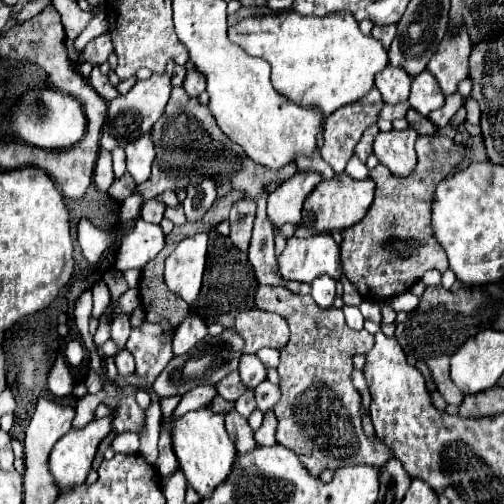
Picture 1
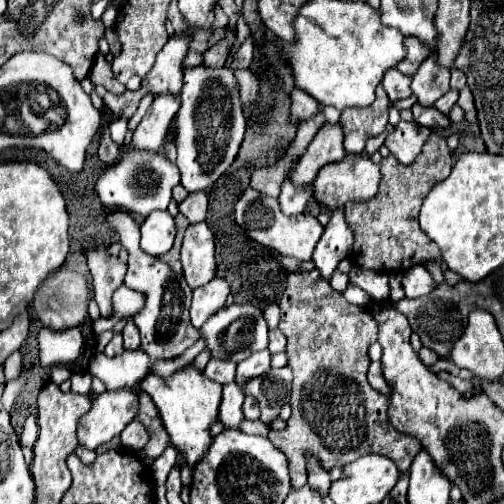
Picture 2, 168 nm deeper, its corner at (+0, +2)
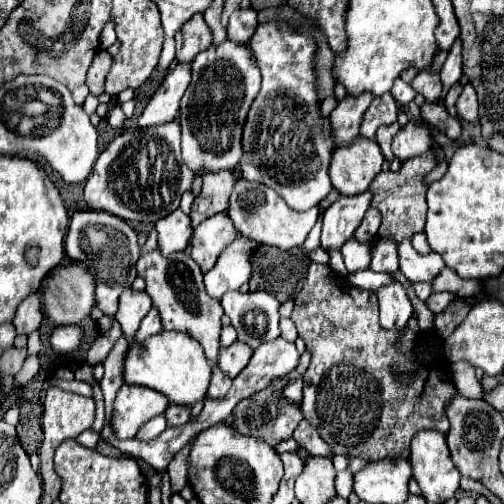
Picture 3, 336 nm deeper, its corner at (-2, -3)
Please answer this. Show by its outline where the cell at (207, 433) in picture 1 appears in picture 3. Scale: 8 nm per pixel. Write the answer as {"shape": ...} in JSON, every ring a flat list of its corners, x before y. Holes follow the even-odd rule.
{"shape":[[158,333,146,339,142,345,130,343,128,347,128,357,124,361,124,381,156,389,158,393,164,393,164,397,168,397,172,405,194,407,196,403,204,401,210,387,210,379,212,365,204,357,200,345,186,333]]}

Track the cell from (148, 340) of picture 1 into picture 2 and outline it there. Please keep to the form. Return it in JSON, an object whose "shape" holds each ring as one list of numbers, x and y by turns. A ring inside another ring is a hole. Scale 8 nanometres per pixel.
{"shape":[[112,212,108,216,108,224,118,232,122,246,128,248,128,272,126,272,126,286,132,290,138,290,144,294,146,304,144,308,134,316,134,322,138,324,140,336,142,336,142,348,152,358,176,358,184,354,198,338,200,330,192,326,190,322,190,300,192,290,186,284,184,274,174,274,174,270,162,262,156,256,150,256,142,252,140,248,140,226,132,220,128,212]]}

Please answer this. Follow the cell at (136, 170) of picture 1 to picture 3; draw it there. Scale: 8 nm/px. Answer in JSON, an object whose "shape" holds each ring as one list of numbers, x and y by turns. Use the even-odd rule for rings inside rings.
{"shape":[[176,65,174,71,168,73,168,77,164,79,162,87,148,101,142,117,138,119,138,125,142,129,148,129,174,121,178,113,178,103,188,87,188,81,190,81,190,65]]}

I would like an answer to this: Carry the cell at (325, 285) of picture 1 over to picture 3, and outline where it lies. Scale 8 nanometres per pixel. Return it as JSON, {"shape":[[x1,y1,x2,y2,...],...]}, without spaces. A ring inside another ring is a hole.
{"shape":[[370,191,356,197,340,197,324,211,324,225,320,235,320,247,324,251,342,249,344,243,354,237,364,219,364,213,368,211,370,197]]}

